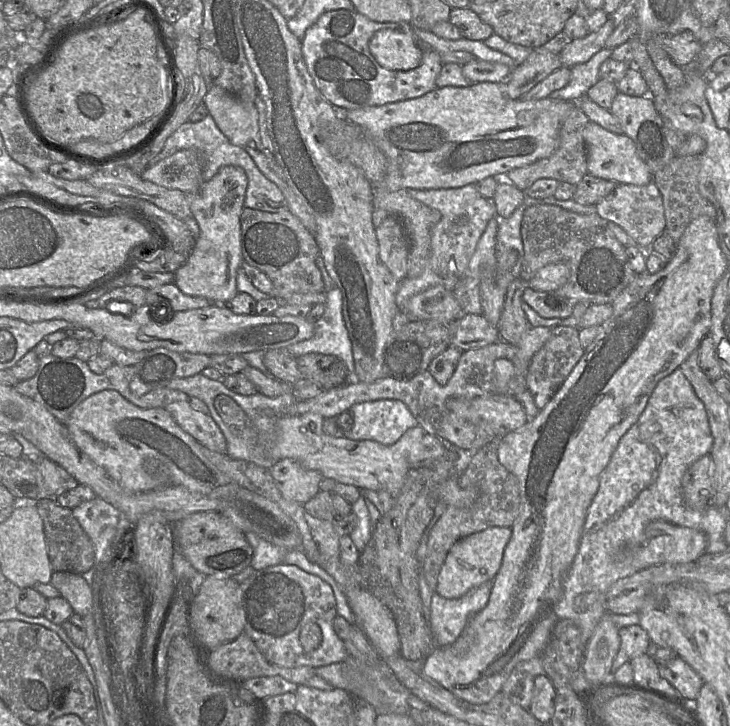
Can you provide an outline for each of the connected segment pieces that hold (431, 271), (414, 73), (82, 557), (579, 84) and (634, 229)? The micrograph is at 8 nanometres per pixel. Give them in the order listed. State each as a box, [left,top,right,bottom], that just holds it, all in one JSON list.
[[396,184,497,312],[301,10,443,110],[36,498,95,574],[549,48,612,102],[596,180,666,253]]

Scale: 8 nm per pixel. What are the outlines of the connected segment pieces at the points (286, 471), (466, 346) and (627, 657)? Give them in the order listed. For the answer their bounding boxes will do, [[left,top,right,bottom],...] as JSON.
[[269,459,322,504],[450,314,499,351],[611,625,651,674]]

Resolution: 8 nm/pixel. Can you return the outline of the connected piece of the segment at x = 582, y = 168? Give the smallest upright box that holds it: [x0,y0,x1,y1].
[504,105,589,191]

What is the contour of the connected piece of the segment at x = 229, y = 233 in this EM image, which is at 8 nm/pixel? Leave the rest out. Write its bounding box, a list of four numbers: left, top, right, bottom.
[175,166,248,304]

